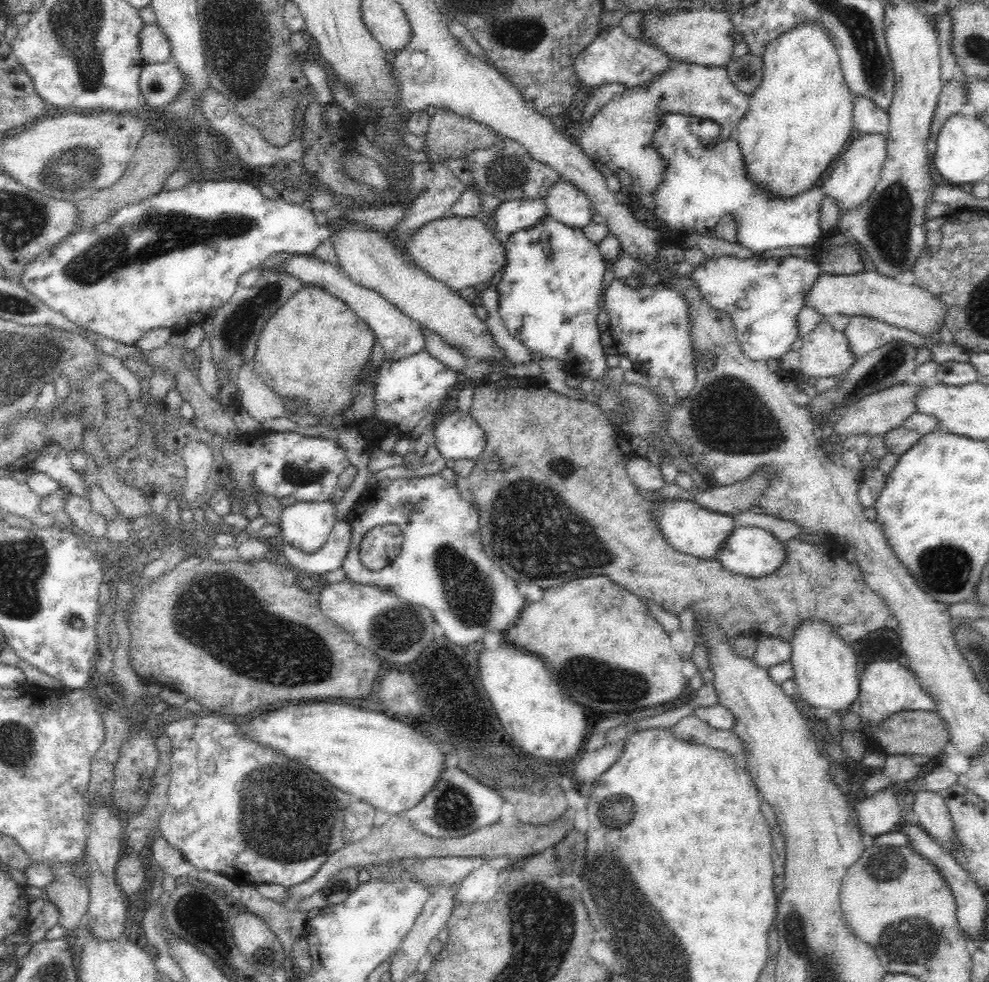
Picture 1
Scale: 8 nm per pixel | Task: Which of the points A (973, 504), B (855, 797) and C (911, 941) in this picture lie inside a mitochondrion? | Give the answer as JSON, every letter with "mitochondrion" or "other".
{"A":"other","B":"other","C":"mitochondrion"}

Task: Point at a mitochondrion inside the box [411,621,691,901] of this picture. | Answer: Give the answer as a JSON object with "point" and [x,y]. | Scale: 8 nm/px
{"point":[614,686]}

